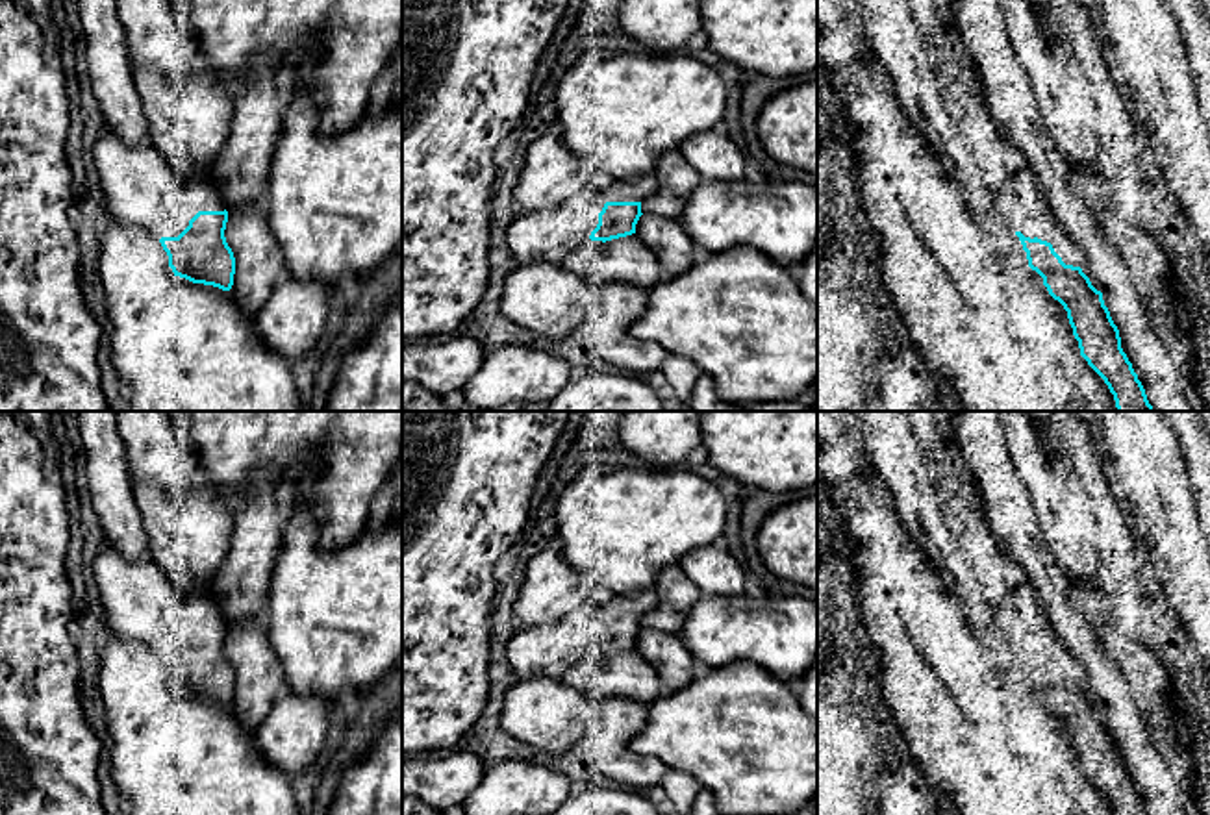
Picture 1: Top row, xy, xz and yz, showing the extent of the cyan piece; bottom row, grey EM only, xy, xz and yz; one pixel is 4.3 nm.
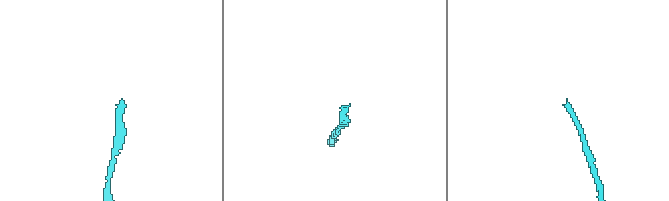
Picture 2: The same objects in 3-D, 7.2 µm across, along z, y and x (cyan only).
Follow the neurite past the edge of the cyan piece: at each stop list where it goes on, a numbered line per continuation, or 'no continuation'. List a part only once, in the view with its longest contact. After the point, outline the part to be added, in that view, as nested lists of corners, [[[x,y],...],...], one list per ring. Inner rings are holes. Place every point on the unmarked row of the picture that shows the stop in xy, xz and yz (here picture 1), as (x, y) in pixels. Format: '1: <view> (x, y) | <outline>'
1: xy (199, 608) | [[[198,589],[189,596],[182,596],[182,602],[182,615],[174,621],[170,639],[163,652],[178,652],[198,626],[226,624],[226,619],[208,589]]]

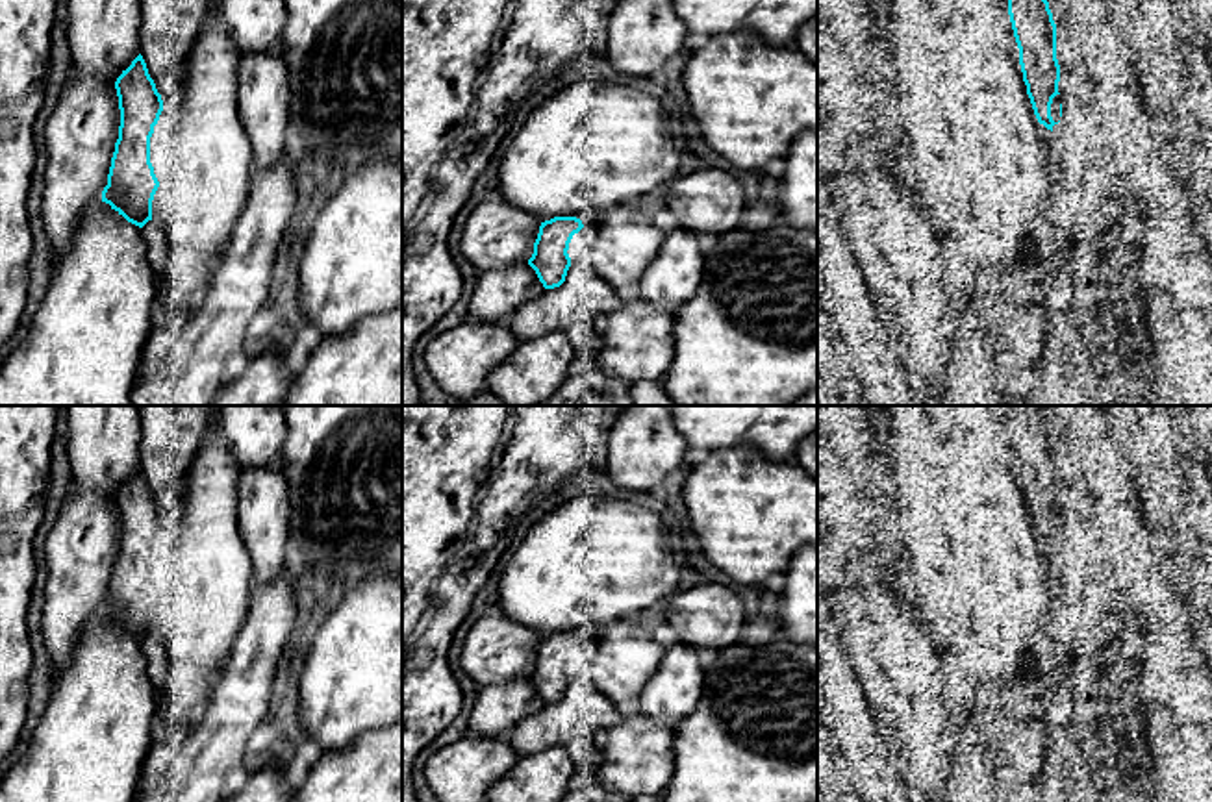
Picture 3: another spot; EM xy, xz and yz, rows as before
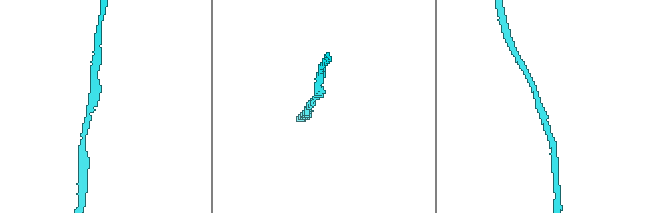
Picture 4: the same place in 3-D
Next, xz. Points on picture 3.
no continuation

